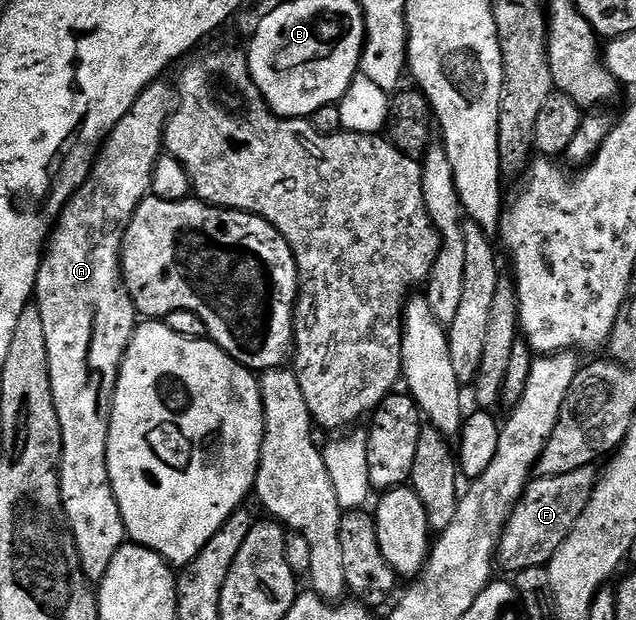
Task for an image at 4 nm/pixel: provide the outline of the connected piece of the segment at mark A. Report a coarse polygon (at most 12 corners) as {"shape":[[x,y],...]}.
{"shape":[[173,87],[107,134],[33,296],[85,577],[128,538],[107,468],[137,326],[119,252],[151,190]]}

